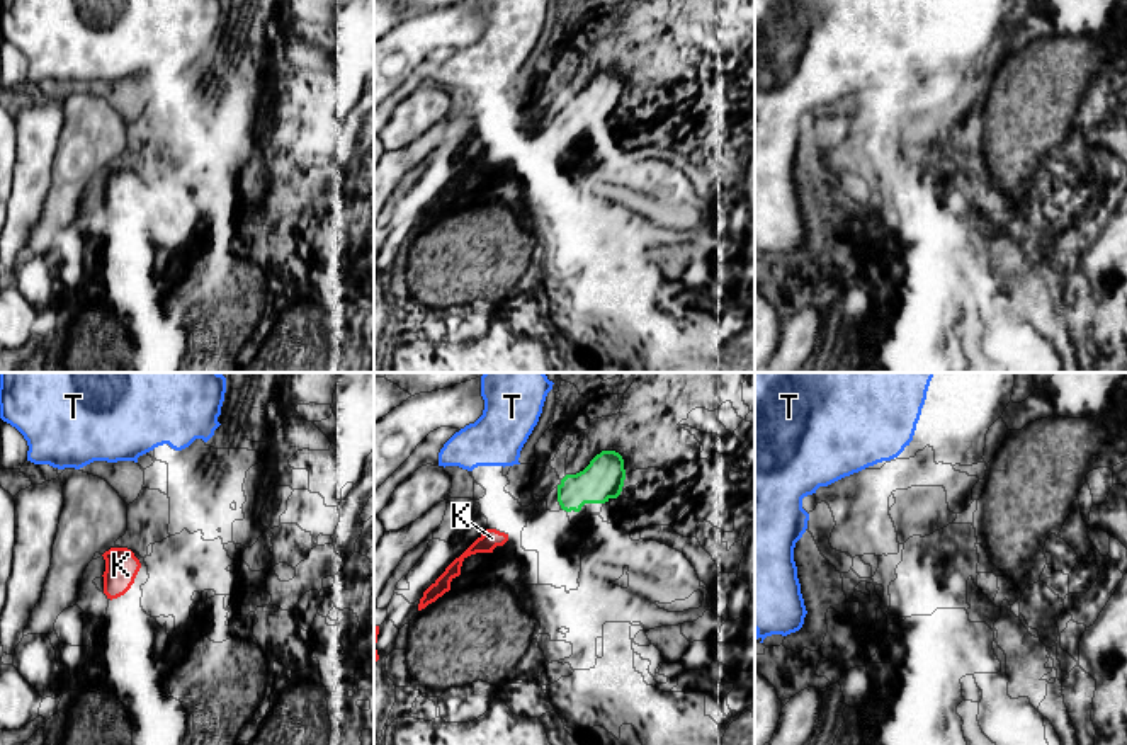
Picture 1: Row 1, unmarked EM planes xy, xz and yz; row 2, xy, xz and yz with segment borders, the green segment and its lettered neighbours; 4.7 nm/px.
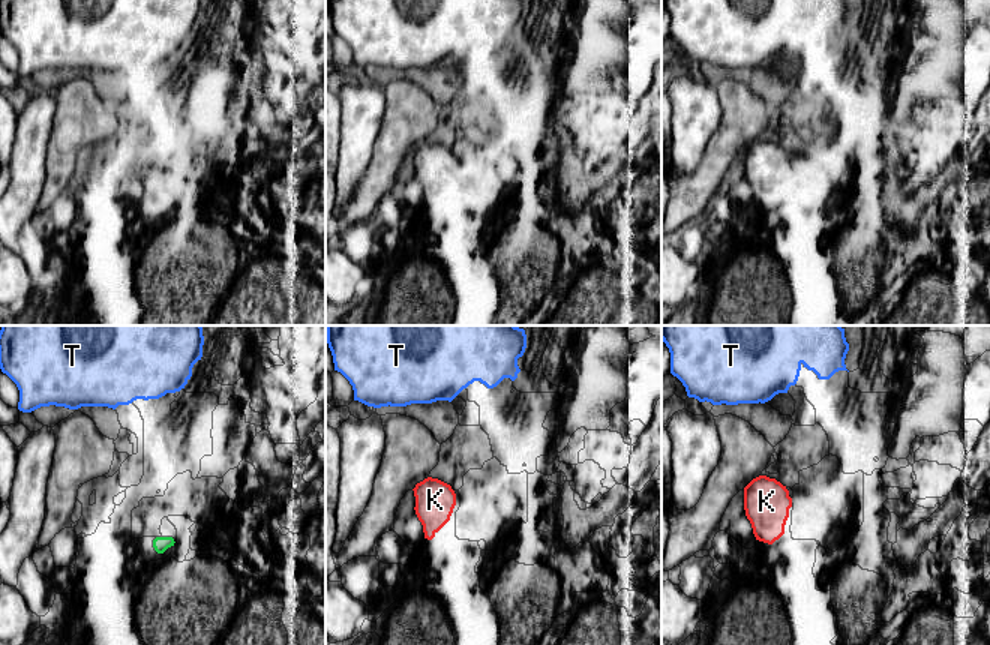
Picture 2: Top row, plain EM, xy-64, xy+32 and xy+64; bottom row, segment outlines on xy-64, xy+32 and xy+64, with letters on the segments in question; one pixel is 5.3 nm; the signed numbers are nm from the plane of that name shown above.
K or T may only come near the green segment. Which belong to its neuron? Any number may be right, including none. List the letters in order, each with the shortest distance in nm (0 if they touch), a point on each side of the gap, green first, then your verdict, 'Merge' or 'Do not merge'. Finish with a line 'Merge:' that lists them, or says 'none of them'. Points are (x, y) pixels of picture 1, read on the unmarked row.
K: Distance 280 nm. Across: xz (561, 126), (507, 153). Merge
T: Distance 220 nm. Across: xz (558, 104), (519, 82). Do not merge
Merge: K

